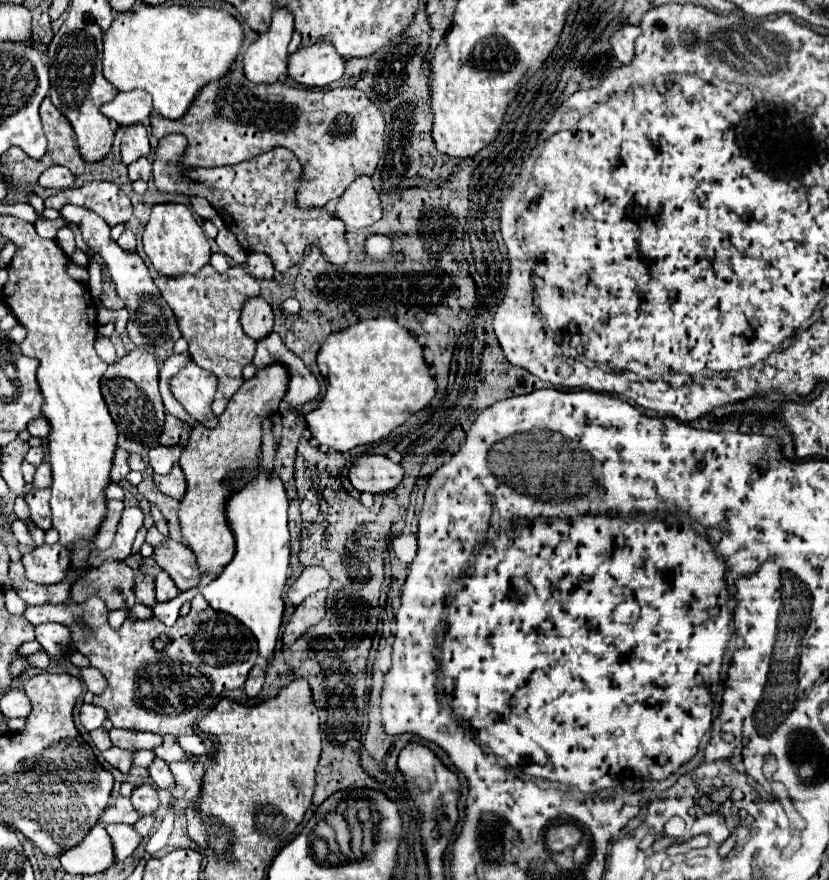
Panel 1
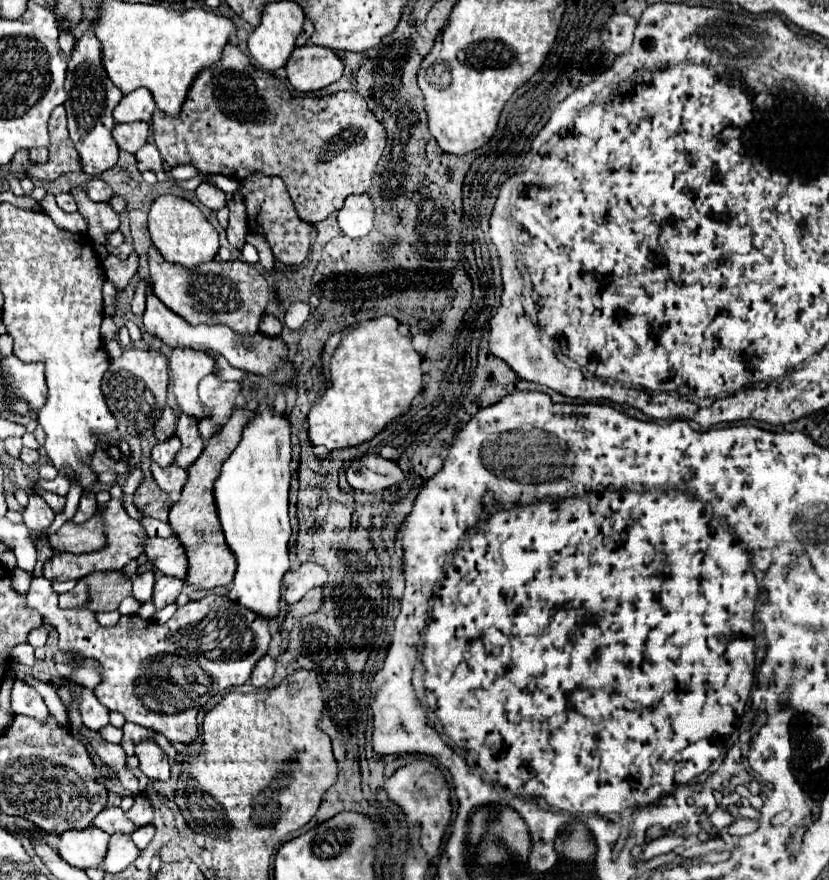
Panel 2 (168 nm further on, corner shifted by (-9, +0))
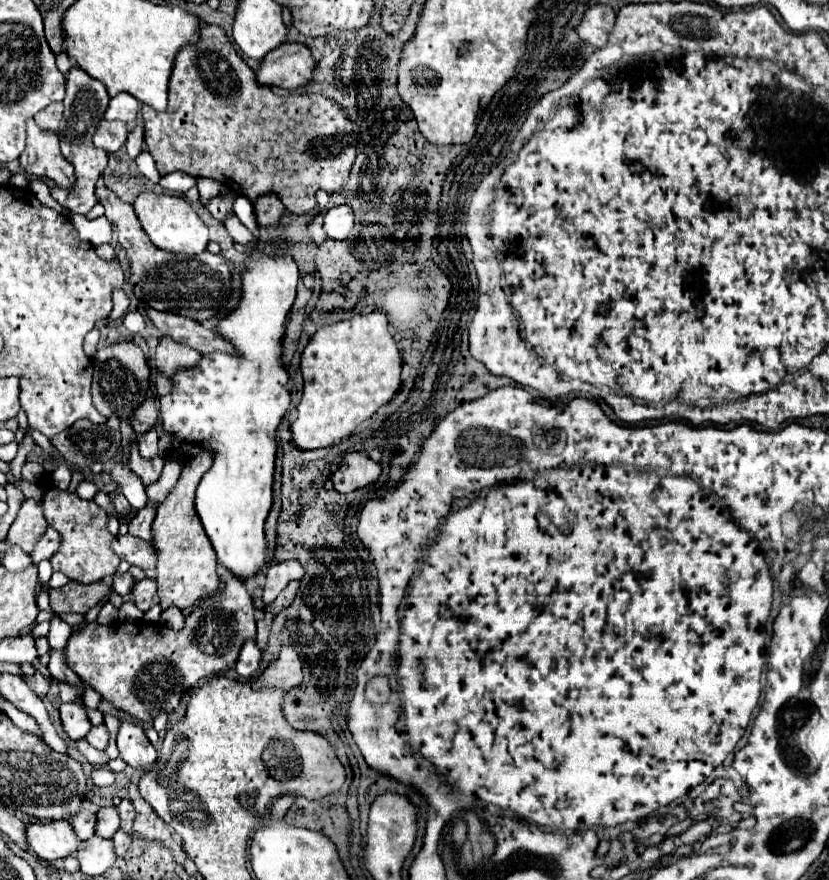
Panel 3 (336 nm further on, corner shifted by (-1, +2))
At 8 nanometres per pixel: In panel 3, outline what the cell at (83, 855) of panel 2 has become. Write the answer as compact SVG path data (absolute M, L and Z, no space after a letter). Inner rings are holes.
M69 820L47 822L47 824L29 824L27 826L27 842L31 850L47 860L49 864L59 864L67 856L73 856L83 840L77 836L73 824Z

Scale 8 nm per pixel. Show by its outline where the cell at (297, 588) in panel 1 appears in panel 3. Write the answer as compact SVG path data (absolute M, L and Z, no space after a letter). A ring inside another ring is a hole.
M297 560L273 564L271 568L267 568L267 584L263 588L263 602L271 604L289 582L301 580L303 576L305 576L305 568Z

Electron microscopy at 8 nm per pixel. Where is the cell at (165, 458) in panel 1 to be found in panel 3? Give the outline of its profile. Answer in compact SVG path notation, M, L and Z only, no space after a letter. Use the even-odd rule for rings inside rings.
M149 430L147 434L143 434L139 438L139 452L143 458L155 458L157 456L157 432L155 430Z

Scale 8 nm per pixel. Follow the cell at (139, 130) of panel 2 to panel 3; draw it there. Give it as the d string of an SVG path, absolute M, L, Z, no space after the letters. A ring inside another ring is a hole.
M103 120L93 136L93 144L97 148L103 148L105 152L117 152L125 146L129 136L129 126L125 122L109 122Z

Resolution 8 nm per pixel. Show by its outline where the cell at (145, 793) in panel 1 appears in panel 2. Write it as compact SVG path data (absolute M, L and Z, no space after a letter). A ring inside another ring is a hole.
M137 796L133 808L131 808L129 812L125 812L125 816L127 816L135 826L151 824L151 820L153 820L153 808L151 808L151 802L149 802L145 796Z

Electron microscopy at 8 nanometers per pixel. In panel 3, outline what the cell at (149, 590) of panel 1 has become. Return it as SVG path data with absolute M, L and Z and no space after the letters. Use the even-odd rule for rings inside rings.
M125 572L125 574L115 574L113 578L111 578L111 588L121 596L121 598L129 598L131 596L131 588L135 586L135 578L129 574L129 572Z

